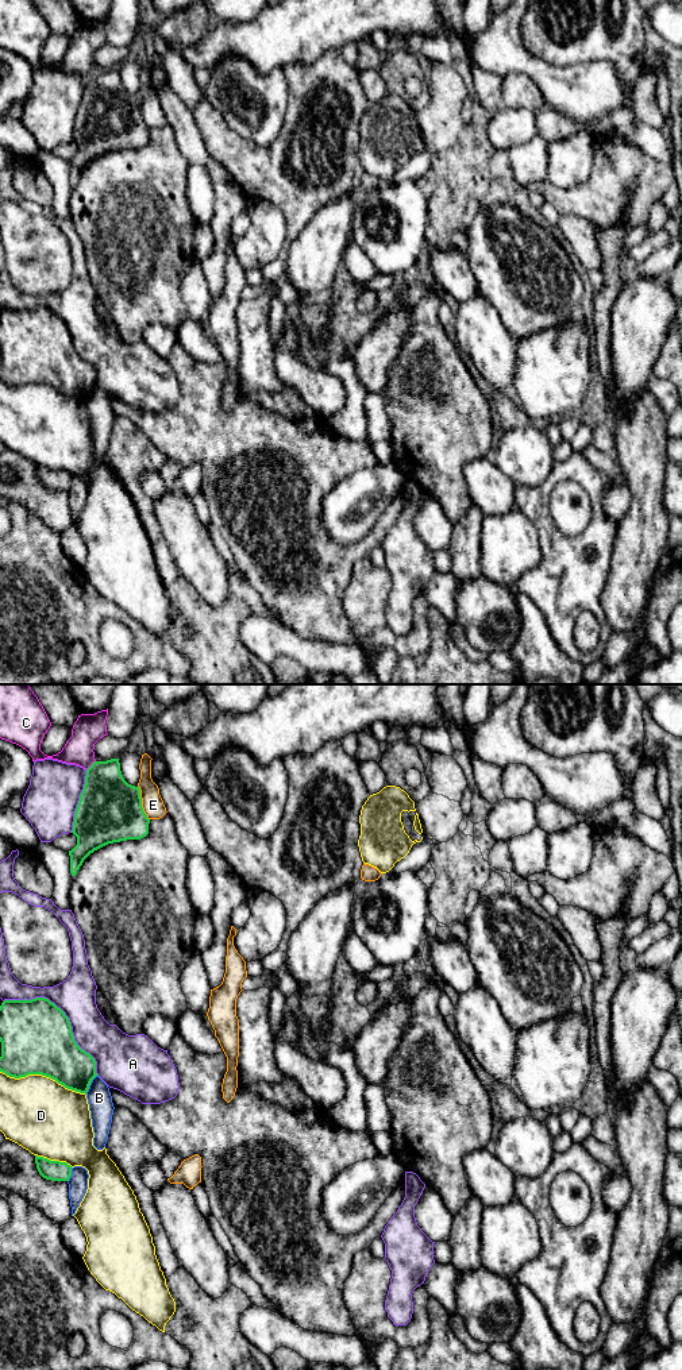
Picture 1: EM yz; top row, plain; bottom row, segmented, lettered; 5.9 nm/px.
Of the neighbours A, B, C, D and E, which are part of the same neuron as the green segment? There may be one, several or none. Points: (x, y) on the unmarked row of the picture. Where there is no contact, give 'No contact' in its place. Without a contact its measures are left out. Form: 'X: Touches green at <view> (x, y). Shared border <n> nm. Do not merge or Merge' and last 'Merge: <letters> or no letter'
A: Touches green at yz (64, 323). Shared border 700 nm. Do not merge
B: Touches green at yz (89, 393). Shared border 140 nm. Do not merge
C: Touches green at yz (91, 74). Shared border 80 nm. Do not merge
D: Touches green at yz (43, 384). Shared border 550 nm. Do not merge
E: Touches green at yz (141, 112). Shared border 220 nm. Do not merge
Merge: no letter

